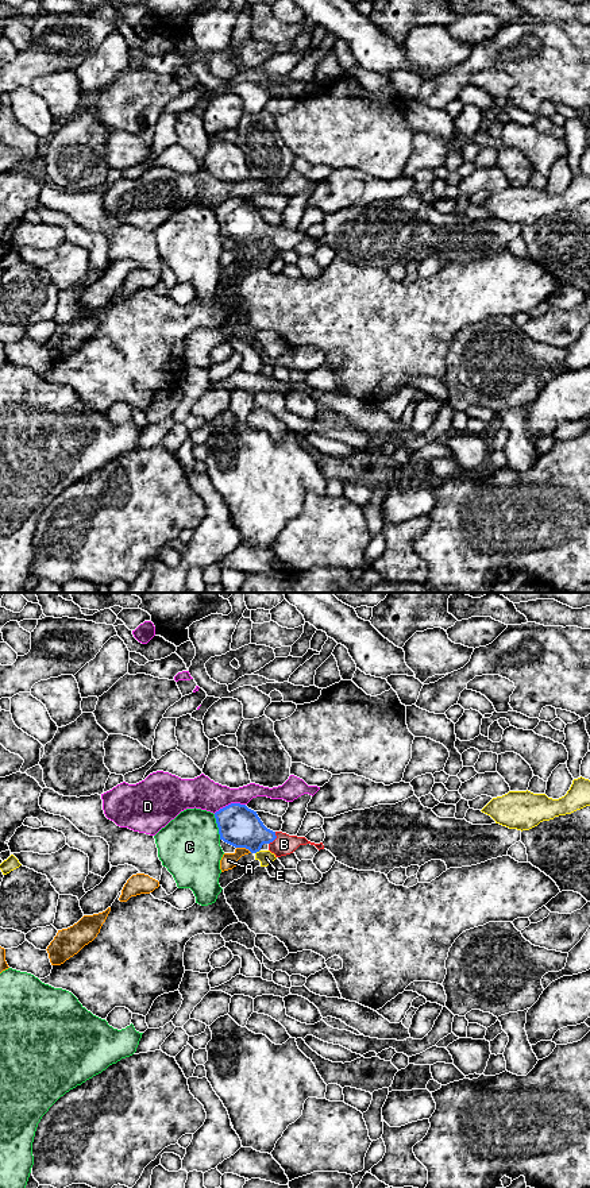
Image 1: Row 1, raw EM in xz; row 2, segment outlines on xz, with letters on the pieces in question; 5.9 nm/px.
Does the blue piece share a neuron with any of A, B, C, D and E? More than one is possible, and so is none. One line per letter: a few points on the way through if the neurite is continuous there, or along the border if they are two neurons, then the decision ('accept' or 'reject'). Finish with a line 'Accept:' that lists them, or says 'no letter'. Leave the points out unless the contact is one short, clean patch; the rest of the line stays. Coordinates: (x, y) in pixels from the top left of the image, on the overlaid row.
A: reject
B: across xz (239, 826), (251, 834), (274, 839), (284, 844) | accept
C: reject
D: reject
E: reject
Accept: B

